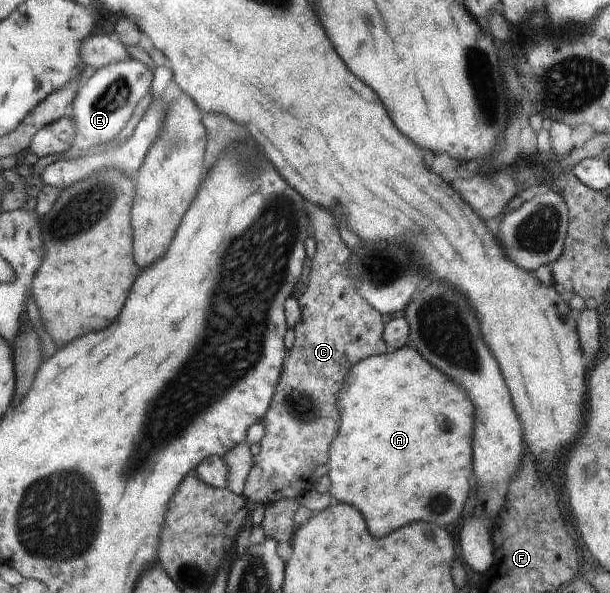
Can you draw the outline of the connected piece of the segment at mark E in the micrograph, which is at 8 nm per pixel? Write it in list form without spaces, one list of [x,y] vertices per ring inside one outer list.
[[[133,57],[96,70],[74,99],[71,116],[75,118],[77,124],[76,140],[74,146],[65,154],[71,157],[77,155],[83,157],[85,151],[91,149],[93,145],[100,147],[102,144],[113,142],[133,117],[139,101],[150,94],[151,83],[153,83],[153,70]]]

